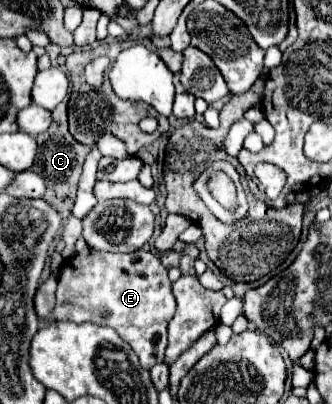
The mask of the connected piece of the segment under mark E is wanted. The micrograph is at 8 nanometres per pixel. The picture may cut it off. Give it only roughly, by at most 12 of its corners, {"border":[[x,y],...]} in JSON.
{"border":[[87,248],[61,266],[53,318],[115,328],[145,370],[173,314],[153,252]]}

